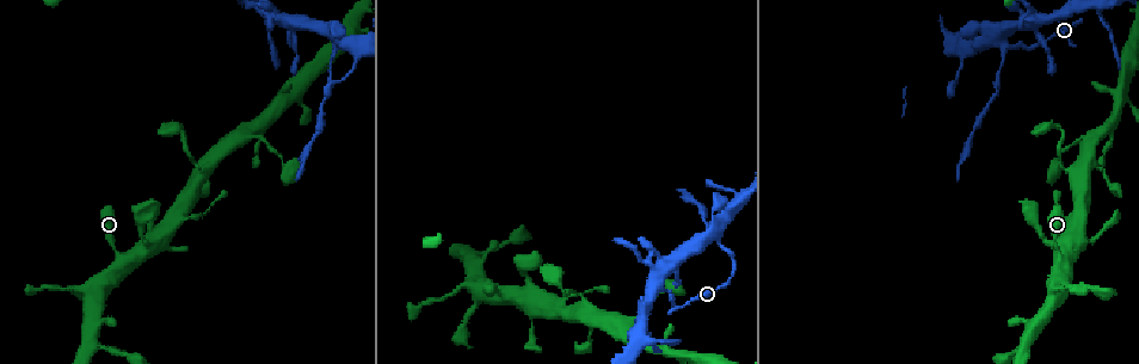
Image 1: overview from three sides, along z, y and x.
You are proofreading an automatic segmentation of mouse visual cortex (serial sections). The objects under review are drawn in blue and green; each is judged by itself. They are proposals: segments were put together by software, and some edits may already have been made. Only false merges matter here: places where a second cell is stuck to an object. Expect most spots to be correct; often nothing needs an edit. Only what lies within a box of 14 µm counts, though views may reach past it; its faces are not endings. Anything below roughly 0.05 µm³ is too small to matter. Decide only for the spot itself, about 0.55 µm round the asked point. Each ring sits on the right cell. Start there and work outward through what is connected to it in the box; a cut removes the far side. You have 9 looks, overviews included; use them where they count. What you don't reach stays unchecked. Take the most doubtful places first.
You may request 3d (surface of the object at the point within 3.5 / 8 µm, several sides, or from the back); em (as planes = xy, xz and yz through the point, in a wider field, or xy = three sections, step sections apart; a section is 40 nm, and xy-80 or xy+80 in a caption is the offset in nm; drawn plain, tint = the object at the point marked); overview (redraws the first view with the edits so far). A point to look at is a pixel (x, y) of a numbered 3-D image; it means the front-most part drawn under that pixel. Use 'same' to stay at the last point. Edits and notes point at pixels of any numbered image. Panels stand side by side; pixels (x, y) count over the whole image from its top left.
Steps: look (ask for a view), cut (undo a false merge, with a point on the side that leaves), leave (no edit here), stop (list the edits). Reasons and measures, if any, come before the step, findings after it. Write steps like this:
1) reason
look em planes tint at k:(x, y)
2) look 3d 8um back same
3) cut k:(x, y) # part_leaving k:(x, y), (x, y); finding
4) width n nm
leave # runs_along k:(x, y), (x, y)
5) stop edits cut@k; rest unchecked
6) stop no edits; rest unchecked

a narrow waist
look 3d 3.5um at 1:(331, 68)

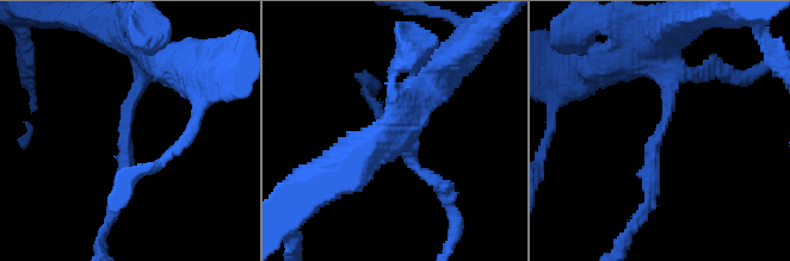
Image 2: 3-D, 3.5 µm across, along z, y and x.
arm_widths 200, 200 nm
look em xy step 5 tint at 2:(663, 130)

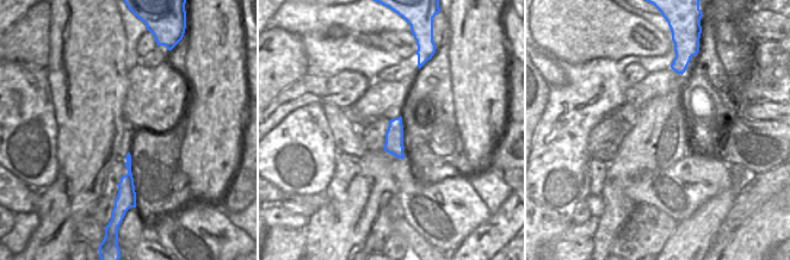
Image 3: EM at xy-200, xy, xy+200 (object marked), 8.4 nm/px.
leave # runs_along 2:(692, 74), (671, 85), (649, 205); continuous, no second cell

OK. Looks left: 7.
thin neck
look 3d 8um at 1:(666, 270)

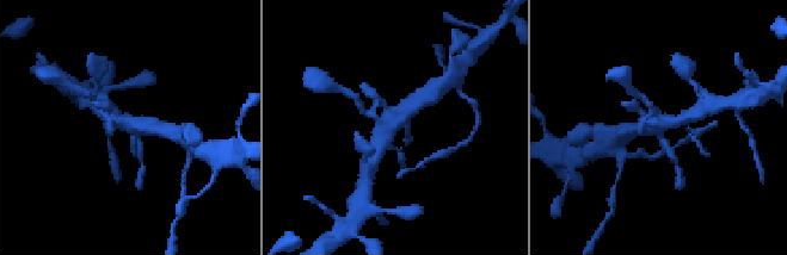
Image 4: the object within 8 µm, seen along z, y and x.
zoom in
look 3d 3.5um at 4:(127, 123)

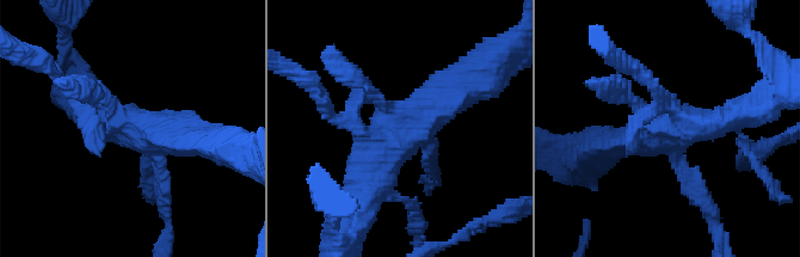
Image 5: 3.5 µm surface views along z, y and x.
now the EM
look em xy step 3 tint at 5:(680, 126)

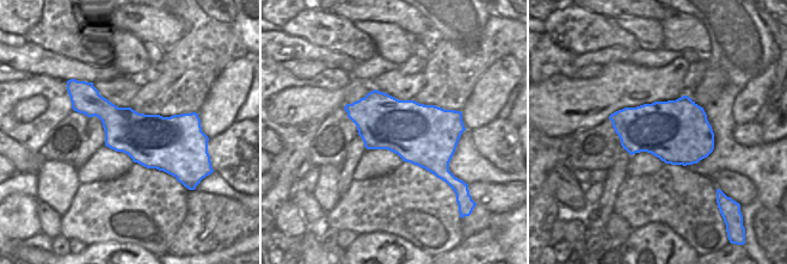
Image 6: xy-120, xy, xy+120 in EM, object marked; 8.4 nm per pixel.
leave # runs_along 5:(477, 78), (399, 136), (370, 191); one cell here

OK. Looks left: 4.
thick turns thin
look 3d 3.5um at 1:(648, 333)

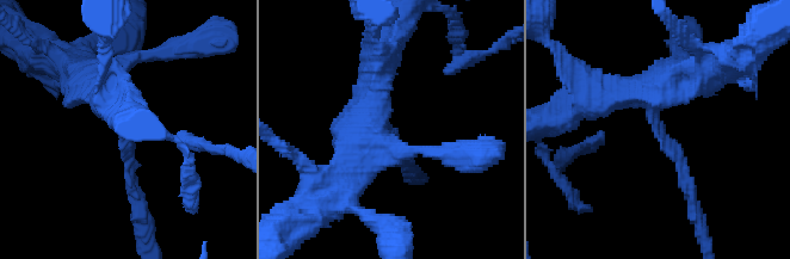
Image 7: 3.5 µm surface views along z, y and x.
need the tissue
look em xy step 5 tint at 7:(656, 126)

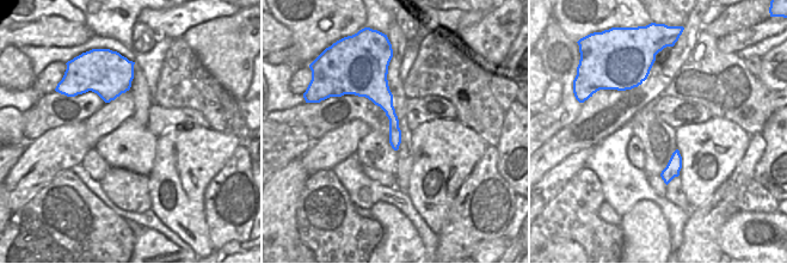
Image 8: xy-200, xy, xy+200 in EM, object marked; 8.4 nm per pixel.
another direction
look em planes tint same

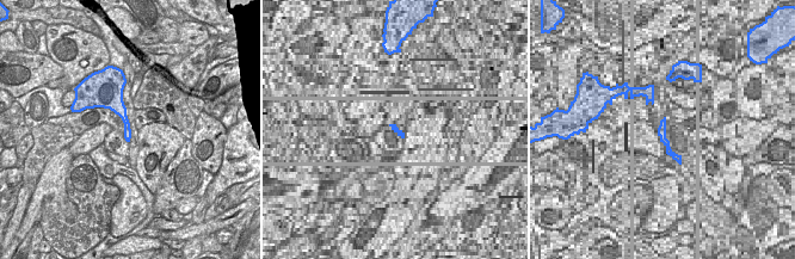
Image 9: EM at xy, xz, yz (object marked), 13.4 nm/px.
leave # runs_along 7:(604, 91), (643, 91), (689, 190); all the same cell

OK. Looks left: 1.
stop no edits; rest unchecked

